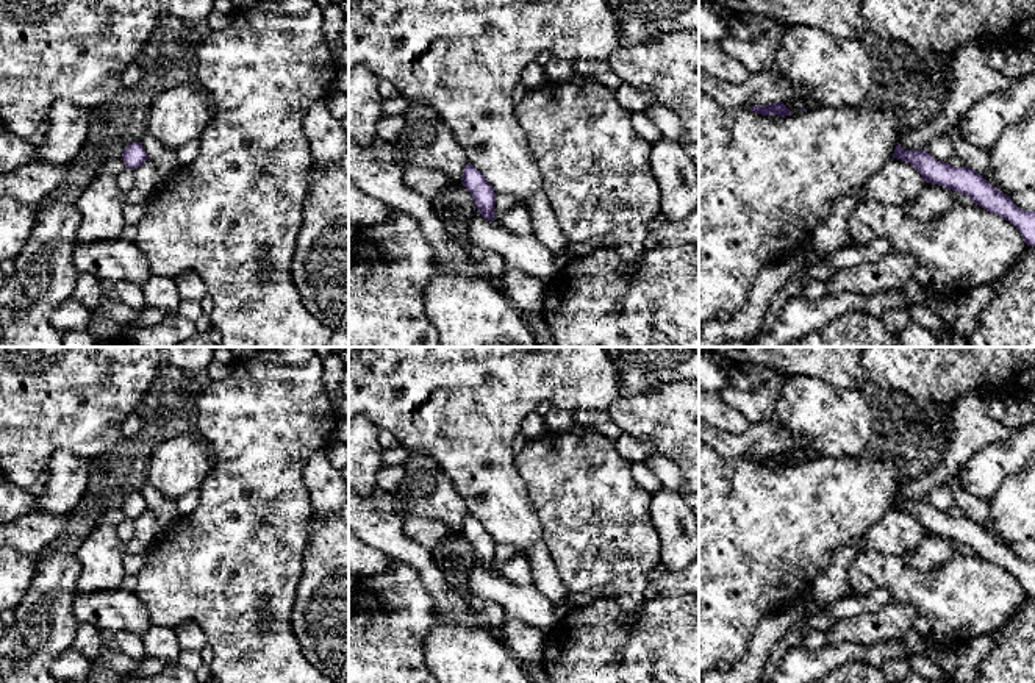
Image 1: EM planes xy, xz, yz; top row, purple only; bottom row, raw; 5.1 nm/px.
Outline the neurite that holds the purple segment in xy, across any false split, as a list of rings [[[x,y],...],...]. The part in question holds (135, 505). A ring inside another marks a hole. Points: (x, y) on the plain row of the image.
[[[133,492],[124,500],[122,510],[128,519],[138,519],[149,506],[141,492]]]

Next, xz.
[[[471,513],[463,520],[461,535],[472,544],[482,567],[494,572],[496,542],[482,522]]]

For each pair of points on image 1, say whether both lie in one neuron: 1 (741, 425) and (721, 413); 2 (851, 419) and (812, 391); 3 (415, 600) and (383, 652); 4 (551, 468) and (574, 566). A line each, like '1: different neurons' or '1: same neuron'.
1: same neuron
2: same neuron
3: same neuron
4: same neuron

